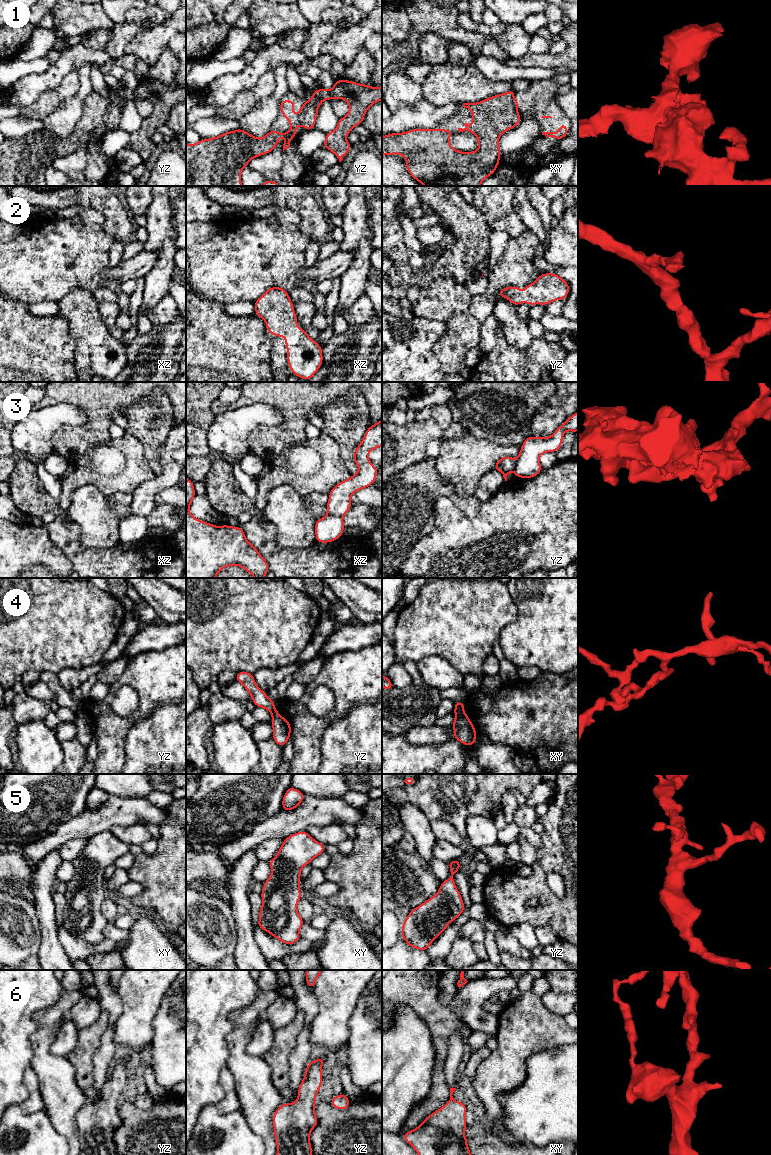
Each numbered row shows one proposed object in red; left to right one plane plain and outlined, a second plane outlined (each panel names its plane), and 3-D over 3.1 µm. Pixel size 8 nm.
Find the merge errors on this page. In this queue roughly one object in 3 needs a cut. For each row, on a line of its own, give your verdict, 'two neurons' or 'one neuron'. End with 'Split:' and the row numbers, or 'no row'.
1: two neurons
2: one neuron
3: two neurons
4: two neurons
5: one neuron
6: one neuron
Split: 1, 3, 4

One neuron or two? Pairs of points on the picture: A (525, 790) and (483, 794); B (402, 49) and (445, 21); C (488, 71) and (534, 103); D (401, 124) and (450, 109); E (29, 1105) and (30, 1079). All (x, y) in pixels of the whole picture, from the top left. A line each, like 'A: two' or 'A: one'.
A: one
B: one
C: two
D: one
E: one

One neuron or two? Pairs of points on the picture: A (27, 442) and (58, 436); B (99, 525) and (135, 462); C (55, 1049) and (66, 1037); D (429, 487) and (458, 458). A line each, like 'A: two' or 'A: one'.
A: two
B: two
C: one
D: two

